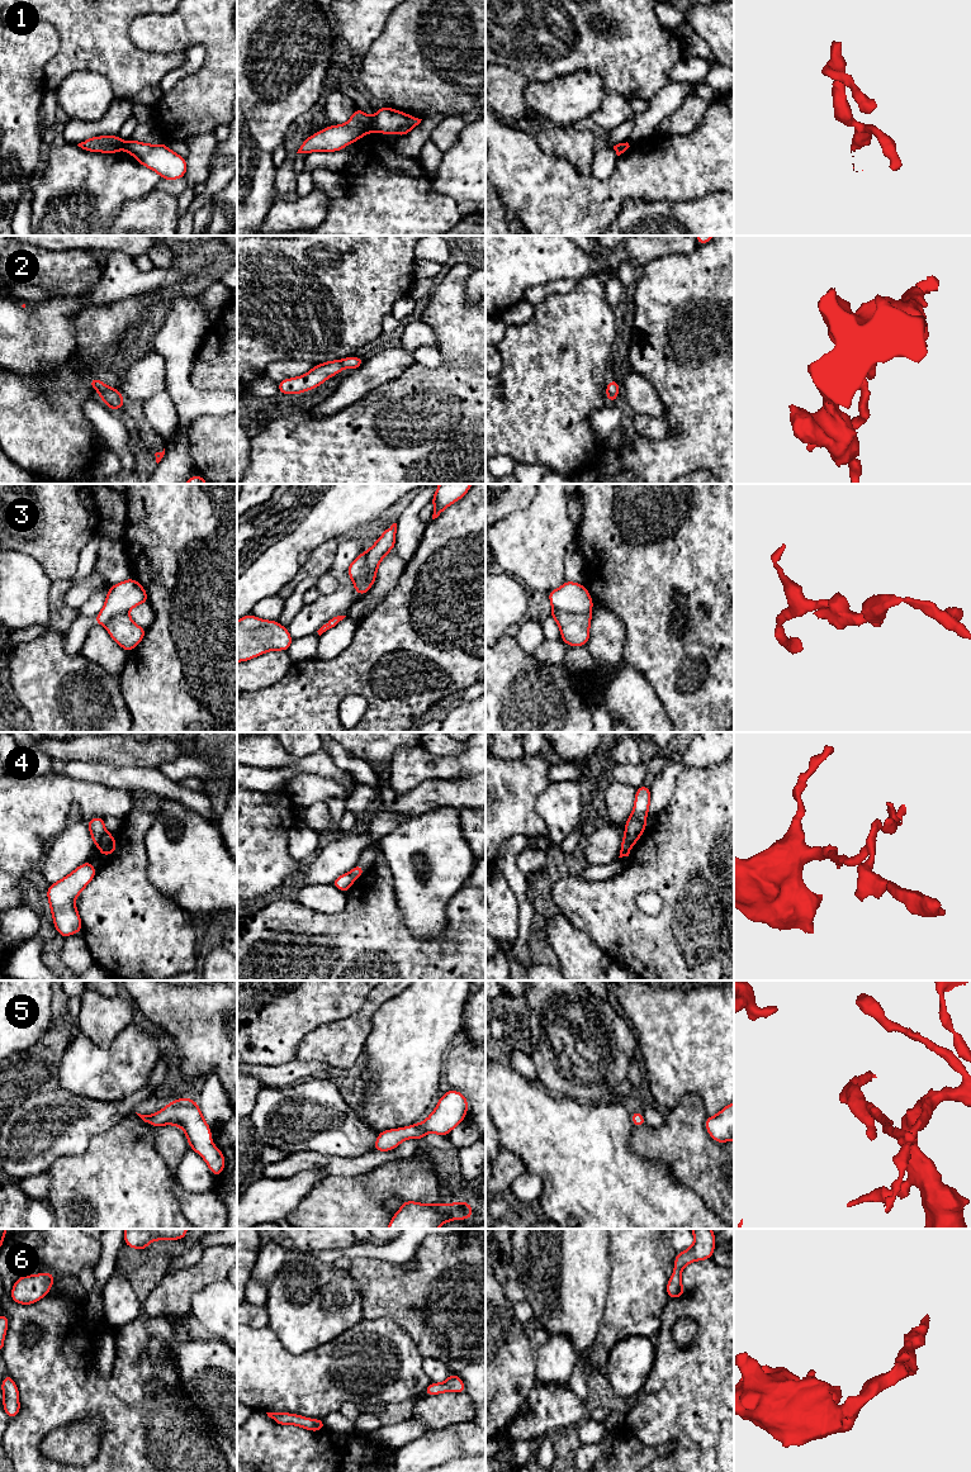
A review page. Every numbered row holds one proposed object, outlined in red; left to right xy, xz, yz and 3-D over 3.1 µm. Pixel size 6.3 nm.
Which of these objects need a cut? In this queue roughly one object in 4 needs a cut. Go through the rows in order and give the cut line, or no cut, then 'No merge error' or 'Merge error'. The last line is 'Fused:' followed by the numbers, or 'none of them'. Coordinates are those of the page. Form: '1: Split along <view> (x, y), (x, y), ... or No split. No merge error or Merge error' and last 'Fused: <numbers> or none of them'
1: Split along xz (372, 119), (373, 129). Merge error
2: No split. No merge error
3: Split along xz (365, 551), (369, 579), (373, 583). Merge error
4: Split along xy (107, 832), (99, 846). Merge error
5: No split. No merge error
6: No split. No merge error
Fused: 1, 3, 4

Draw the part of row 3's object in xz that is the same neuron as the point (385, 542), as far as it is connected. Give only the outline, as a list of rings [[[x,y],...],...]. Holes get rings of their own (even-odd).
[[[393,523],[383,532],[376,542],[368,551],[365,551],[370,578],[352,579],[354,588],[360,597],[364,595],[373,587],[371,579],[376,574],[379,564],[384,559],[384,556],[394,549],[395,533],[397,523]]]

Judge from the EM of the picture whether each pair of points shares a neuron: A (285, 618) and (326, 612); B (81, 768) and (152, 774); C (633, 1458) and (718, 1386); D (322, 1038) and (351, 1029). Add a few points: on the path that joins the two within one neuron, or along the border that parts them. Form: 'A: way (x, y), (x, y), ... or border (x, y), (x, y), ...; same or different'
A: border (303, 604), (285, 627); different
B: way (99, 773), (107, 775), (135, 775); same
C: border (626, 1425), (649, 1446), (672, 1444), (675, 1448); different
D: way (330, 1038), (344, 1036); same

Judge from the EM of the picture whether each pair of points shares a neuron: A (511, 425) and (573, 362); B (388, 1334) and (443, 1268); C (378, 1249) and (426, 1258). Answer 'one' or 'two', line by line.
A: one
B: two
C: two

